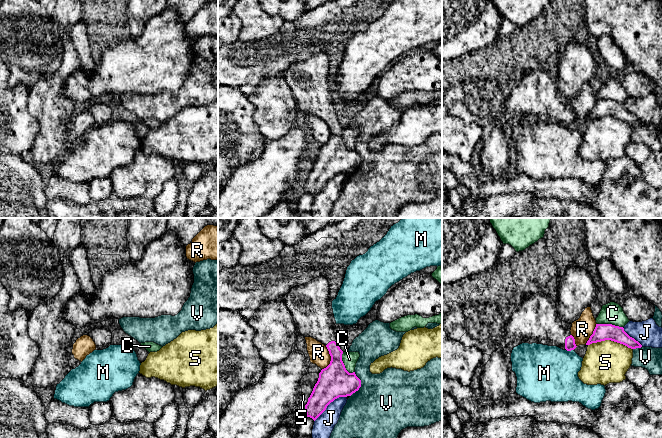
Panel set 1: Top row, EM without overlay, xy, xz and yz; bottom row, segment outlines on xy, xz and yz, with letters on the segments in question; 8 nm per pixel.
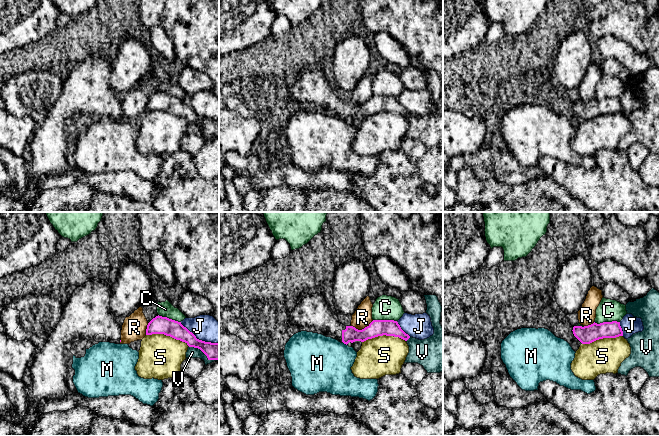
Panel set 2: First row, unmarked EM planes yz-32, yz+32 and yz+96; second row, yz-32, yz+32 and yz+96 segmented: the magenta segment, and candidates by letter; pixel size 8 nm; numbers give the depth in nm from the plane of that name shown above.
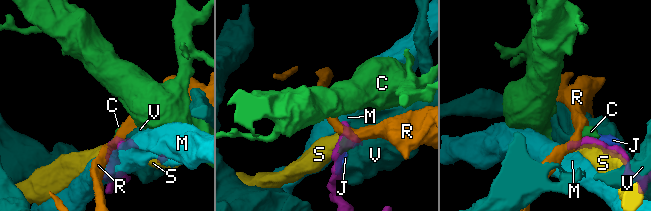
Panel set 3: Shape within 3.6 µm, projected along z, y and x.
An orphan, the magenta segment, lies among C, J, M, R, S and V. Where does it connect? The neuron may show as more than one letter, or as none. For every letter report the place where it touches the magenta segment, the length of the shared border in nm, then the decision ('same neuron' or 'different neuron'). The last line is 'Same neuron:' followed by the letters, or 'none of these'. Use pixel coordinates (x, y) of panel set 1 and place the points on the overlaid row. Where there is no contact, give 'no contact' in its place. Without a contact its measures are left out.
C: xz (344, 365) | 190 nm | different neuron
J: xz (329, 403) | 340 nm | different neuron
M: yz (570, 350) | 60 nm | different neuron
R: xz (331, 358) | 190 nm | different neuron
S: yz (610, 339) | 360 nm | different neuron
V: xz (360, 385) | 200 nm | different neuron
Same neuron: none of these

